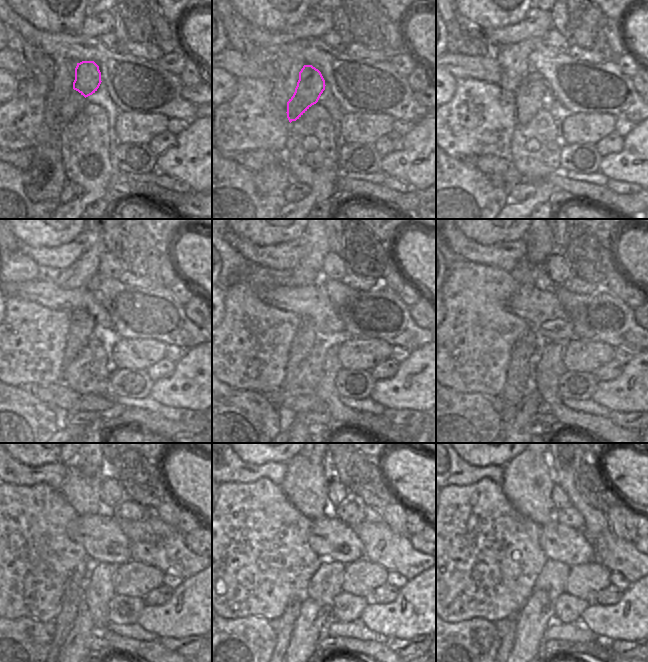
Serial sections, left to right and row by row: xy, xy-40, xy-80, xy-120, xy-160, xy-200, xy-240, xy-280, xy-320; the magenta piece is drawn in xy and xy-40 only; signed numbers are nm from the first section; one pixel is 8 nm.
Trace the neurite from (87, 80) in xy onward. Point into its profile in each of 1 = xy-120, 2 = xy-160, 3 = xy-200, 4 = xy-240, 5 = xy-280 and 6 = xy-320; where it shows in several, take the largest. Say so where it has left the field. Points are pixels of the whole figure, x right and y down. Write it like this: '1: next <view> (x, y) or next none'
1: next xy-120 (82, 327)
2: next xy-160 (306, 336)
3: next xy-200 (525, 353)
4: next xy-240 (74, 587)
5: next xy-280 (288, 618)
6: next xy-320 (507, 639)

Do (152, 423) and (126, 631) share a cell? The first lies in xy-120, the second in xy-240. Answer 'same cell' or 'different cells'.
different cells

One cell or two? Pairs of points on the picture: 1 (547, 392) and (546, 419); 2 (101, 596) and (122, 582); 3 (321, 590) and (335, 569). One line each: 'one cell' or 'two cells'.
1: two cells
2: two cells
3: one cell

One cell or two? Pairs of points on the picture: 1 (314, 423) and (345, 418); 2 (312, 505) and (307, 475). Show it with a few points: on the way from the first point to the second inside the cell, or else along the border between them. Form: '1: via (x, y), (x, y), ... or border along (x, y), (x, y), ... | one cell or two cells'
1: border along (325, 410), (330, 414), (337, 427) | two cells
2: via (309, 498), (307, 482) | one cell

